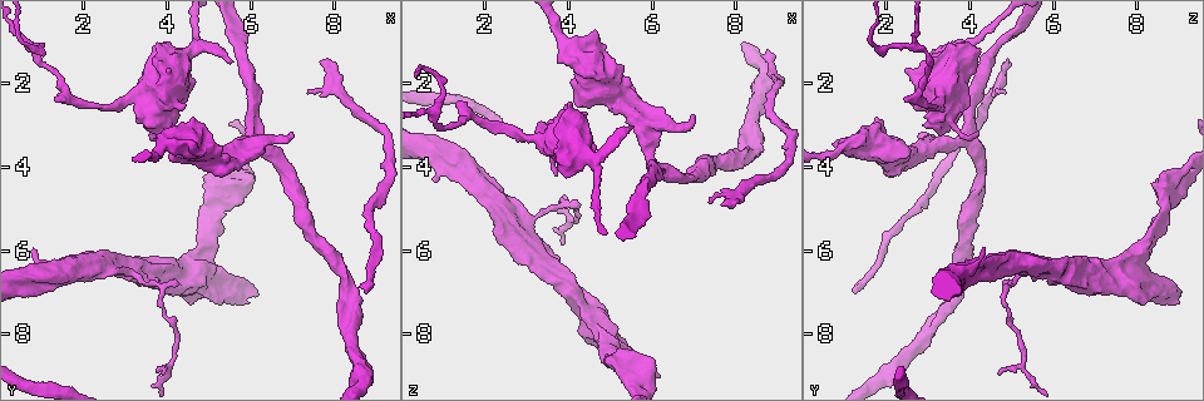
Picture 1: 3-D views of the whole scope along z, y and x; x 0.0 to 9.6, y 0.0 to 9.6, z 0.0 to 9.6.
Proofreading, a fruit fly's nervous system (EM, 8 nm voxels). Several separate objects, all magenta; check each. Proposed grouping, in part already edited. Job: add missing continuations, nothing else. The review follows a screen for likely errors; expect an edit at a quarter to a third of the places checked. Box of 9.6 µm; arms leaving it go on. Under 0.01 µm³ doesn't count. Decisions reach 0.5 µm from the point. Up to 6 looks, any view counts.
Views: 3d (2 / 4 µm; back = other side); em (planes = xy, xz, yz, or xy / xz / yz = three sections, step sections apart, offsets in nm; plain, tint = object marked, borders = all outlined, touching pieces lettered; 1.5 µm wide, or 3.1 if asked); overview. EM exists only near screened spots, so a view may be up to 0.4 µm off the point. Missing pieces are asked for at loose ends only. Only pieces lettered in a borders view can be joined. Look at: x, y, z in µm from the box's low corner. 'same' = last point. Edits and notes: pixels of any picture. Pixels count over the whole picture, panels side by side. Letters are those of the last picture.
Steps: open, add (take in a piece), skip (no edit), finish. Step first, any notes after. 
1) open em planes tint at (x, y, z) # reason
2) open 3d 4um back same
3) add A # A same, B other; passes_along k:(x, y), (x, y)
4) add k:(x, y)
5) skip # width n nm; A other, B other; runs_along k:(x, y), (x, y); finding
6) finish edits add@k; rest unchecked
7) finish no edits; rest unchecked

open 3d 2um back at (5.45, 1.50, 3.05) # branch stops here

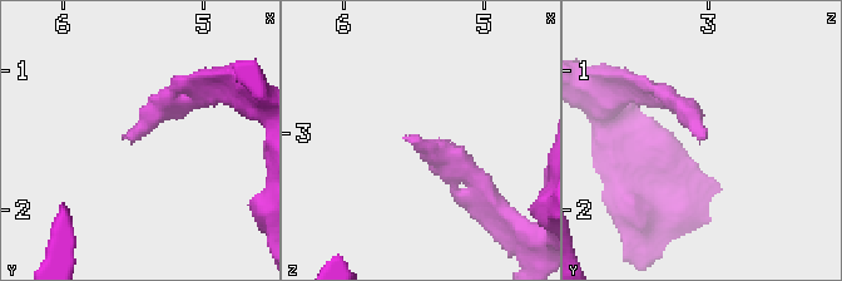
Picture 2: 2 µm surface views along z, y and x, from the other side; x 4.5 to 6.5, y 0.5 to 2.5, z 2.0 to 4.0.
open em planes borders at (5.50, 1.52, 3.06)

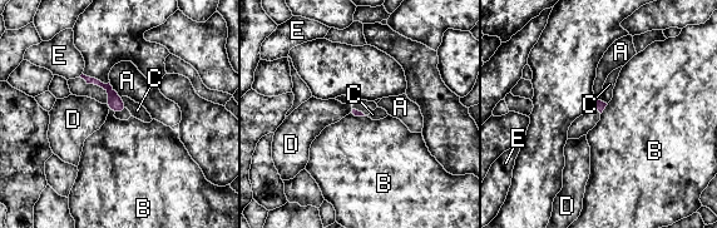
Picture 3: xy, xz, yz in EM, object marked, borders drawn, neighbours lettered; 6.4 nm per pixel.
add C # A other, B other, C same, D other, E other; passes_along 3:(114, 103), (123, 103), (137, 110); the cell continues

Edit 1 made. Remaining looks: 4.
open em yz step 4 borders at (8.75, 7.00, 1.30)

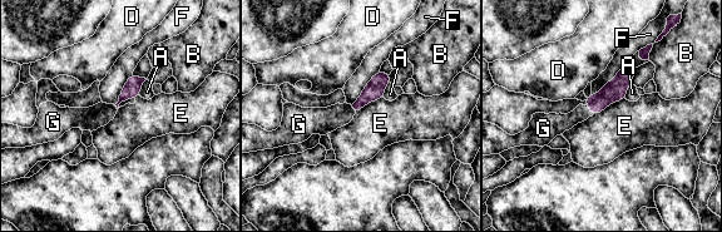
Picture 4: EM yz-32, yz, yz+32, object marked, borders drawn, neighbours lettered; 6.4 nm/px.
open em xy step 4 borders same # cut it another way

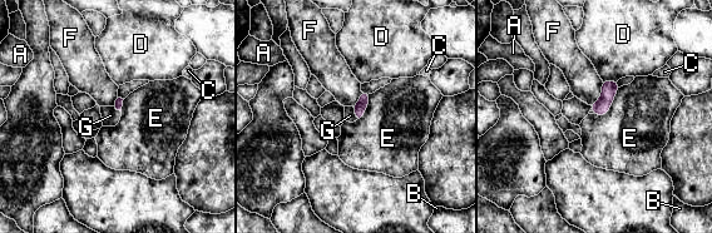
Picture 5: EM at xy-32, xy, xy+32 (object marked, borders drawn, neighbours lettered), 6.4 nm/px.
add G # A other, B other, C other, D other, E other, F other, G same; passes_along 5:(361, 105), (355, 113), (350, 115); the cell continues

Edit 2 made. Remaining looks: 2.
open overview

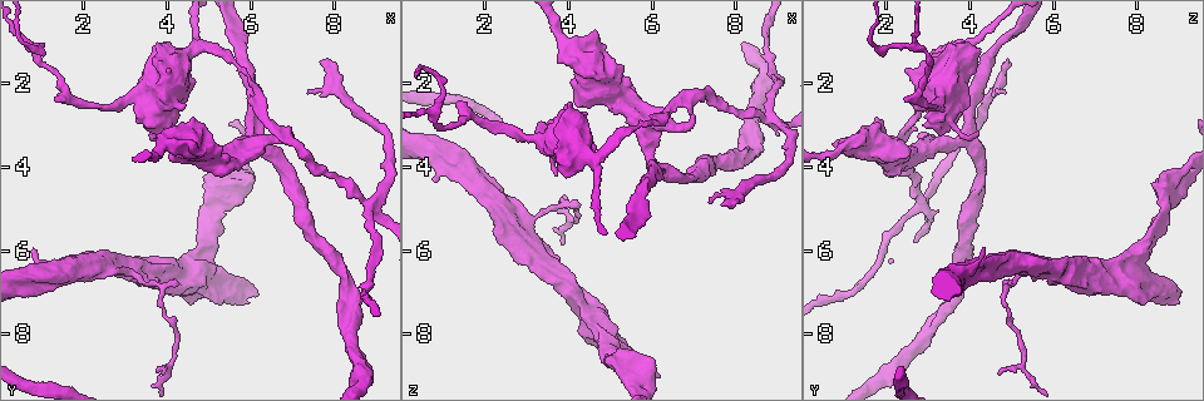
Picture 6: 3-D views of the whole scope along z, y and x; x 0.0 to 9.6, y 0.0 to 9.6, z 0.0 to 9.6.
open em planes borders at (5.80, 0.60, 5.30) # an open end

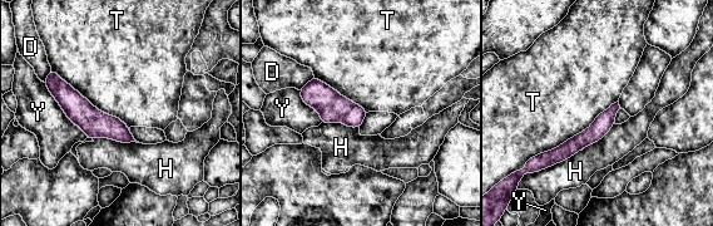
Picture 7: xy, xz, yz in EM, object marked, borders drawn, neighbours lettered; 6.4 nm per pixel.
skip # D other, H other, T other, Y other; no lettered piece goes on from it

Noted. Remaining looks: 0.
finish edits add@3, add@5; rest unchecked

